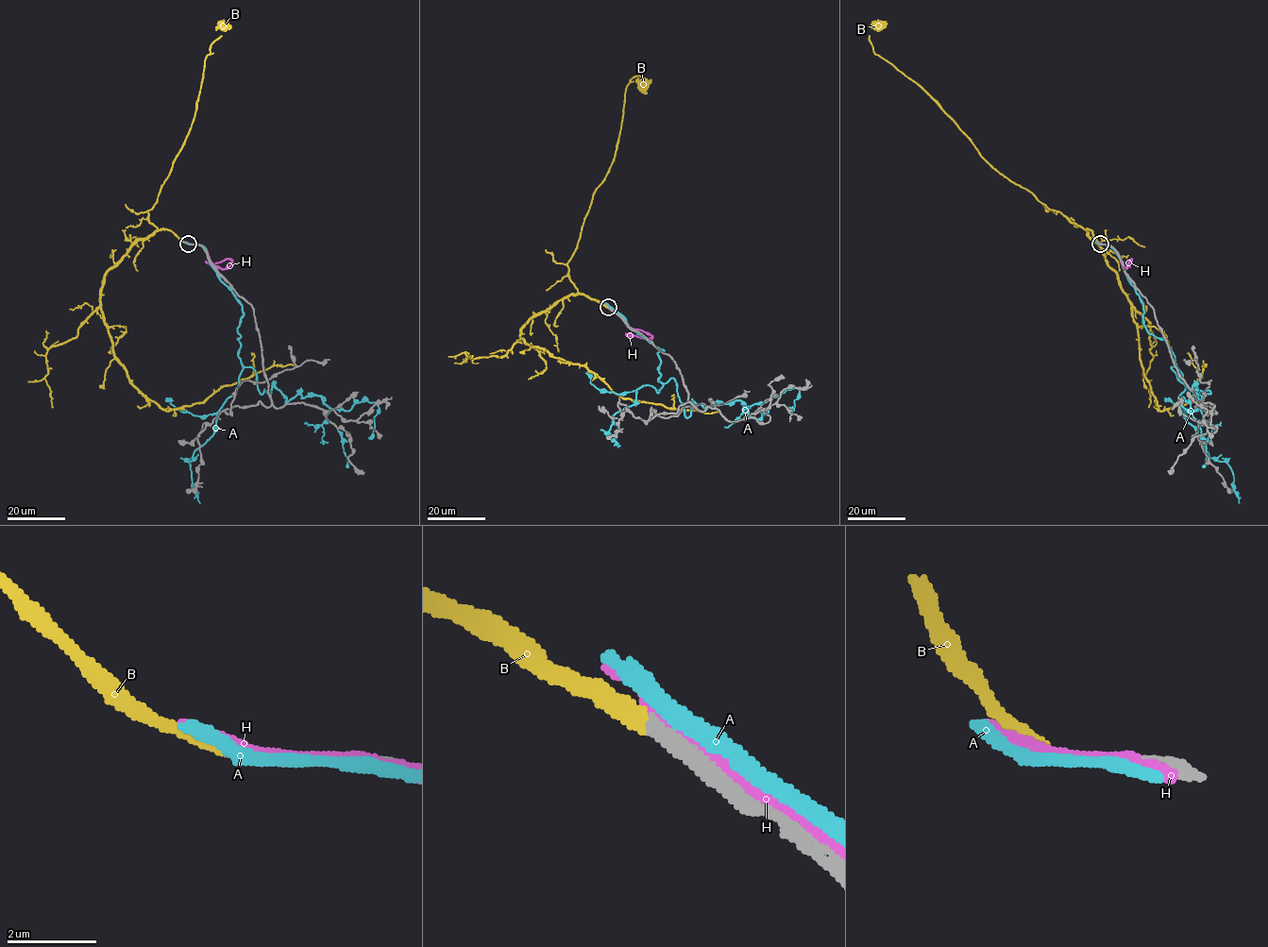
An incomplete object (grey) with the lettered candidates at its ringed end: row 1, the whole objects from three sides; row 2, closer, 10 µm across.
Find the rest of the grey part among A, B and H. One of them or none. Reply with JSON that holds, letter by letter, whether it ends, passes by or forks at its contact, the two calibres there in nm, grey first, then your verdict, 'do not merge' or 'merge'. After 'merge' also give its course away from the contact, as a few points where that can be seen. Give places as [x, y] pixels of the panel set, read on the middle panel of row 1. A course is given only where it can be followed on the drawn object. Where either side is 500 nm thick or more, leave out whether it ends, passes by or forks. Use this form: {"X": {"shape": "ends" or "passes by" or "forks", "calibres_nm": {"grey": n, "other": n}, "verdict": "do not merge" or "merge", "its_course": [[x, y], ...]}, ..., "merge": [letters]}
{"A": {"shape": "passes by", "calibres_nm": {"grey": 360, "other": 320}, "verdict": "do not merge"}, "B": {"shape": "ends", "calibres_nm": {"grey": 280, "other": 300}, "verdict": "merge", "its_course": [[607, 307], [578, 291], [569, 277], [567, 262], [594, 192], [614, 158], [629, 83], [641, 76], [643, 85]]}, "H": {"shape": "passes by", "calibres_nm": {"grey": 280, "other": 260}, "verdict": "do not merge"}, "merge": ["B"]}

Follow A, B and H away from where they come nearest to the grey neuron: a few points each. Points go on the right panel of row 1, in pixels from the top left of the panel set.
A: (1101, 245), (1114, 249), (1177, 378), (1210, 393), (1194, 385), (1199, 408), (1180, 403), (1206, 439)
B: (1100, 244), (1090, 230), (1049, 209), (1032, 193), (997, 172), (938, 103), (876, 55), (869, 36), (878, 26)
H: (1103, 245), (1109, 245), (1124, 268), (1131, 259), (1128, 261)

